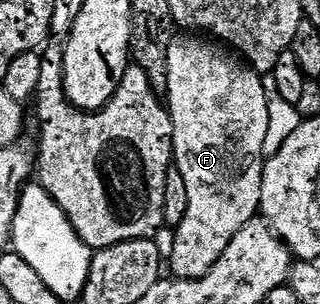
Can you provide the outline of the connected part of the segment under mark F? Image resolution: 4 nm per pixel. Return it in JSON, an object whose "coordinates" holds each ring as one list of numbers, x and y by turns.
{"coordinates":[[198,36,187,38,190,38,187,42,171,41,166,47,164,61,164,102,168,107,172,131,172,162,183,177,187,192,187,208,182,223,173,231,174,243,170,246,170,270,174,273,171,275,178,280,203,278,228,247,229,241,256,218,262,191,262,145,268,131,263,79,221,45]]}

